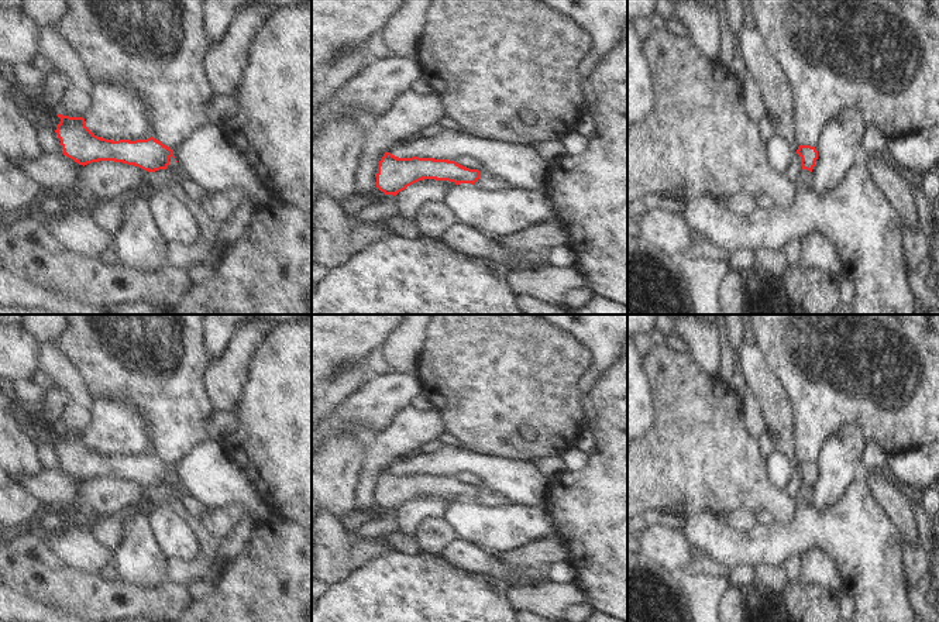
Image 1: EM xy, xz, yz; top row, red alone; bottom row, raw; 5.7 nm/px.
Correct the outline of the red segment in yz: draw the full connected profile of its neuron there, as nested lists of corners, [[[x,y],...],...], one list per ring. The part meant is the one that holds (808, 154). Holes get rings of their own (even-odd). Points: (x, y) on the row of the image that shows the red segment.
[[[799,145],[797,154],[801,157],[801,166],[812,172],[815,162],[818,159],[818,151],[811,145]]]

